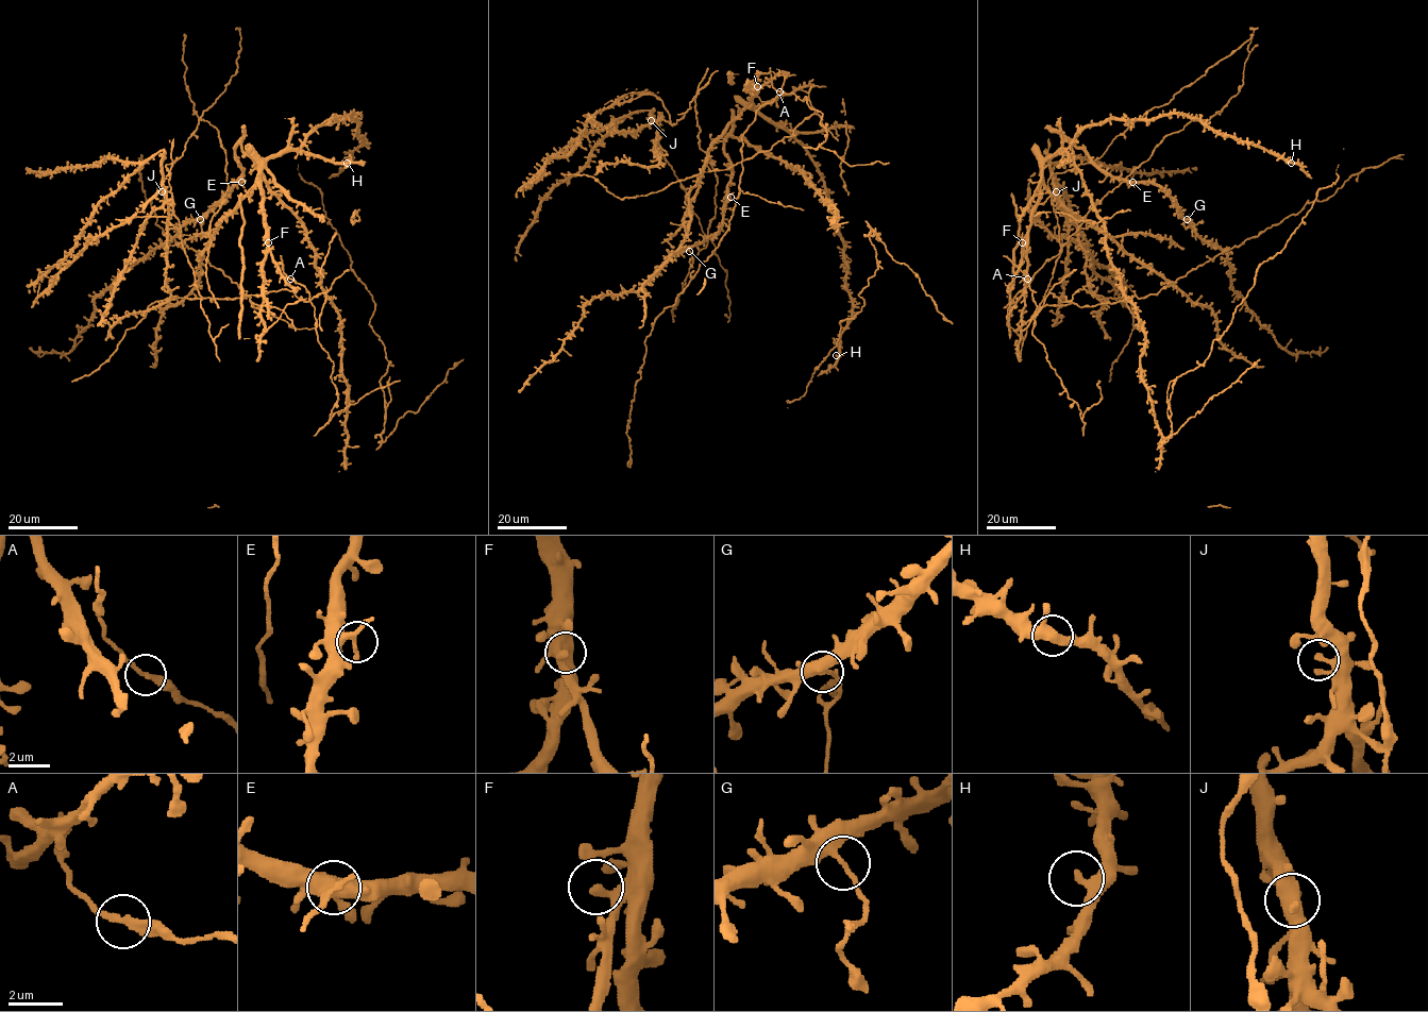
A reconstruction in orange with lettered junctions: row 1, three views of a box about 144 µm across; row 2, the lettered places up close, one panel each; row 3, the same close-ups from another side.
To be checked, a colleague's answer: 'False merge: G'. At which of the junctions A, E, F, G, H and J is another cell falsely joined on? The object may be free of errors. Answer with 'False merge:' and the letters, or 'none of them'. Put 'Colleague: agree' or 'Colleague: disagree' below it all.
False merge: G
Colleague: agree

